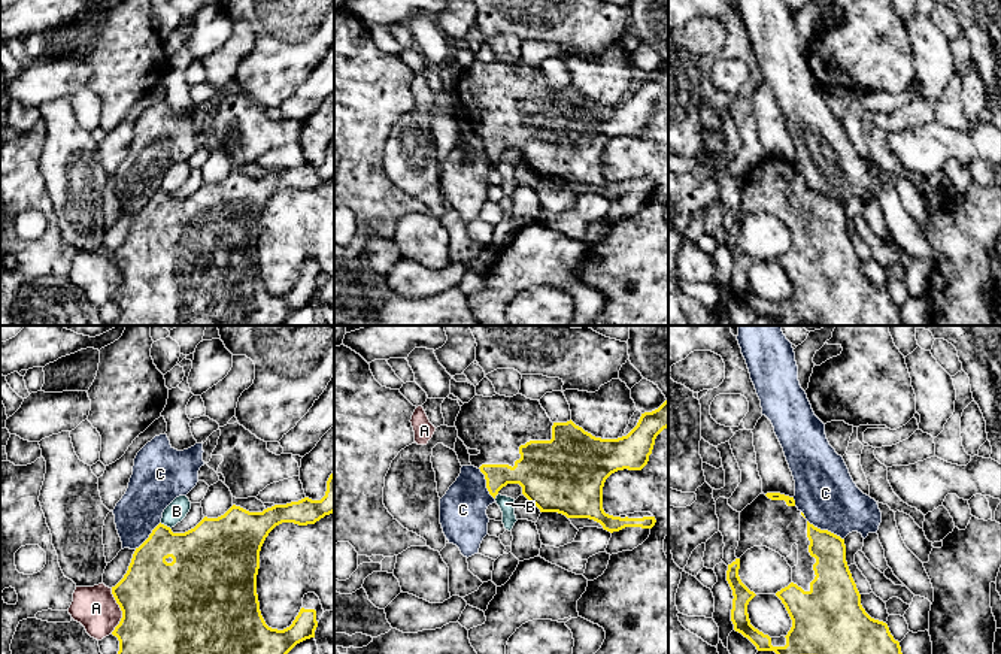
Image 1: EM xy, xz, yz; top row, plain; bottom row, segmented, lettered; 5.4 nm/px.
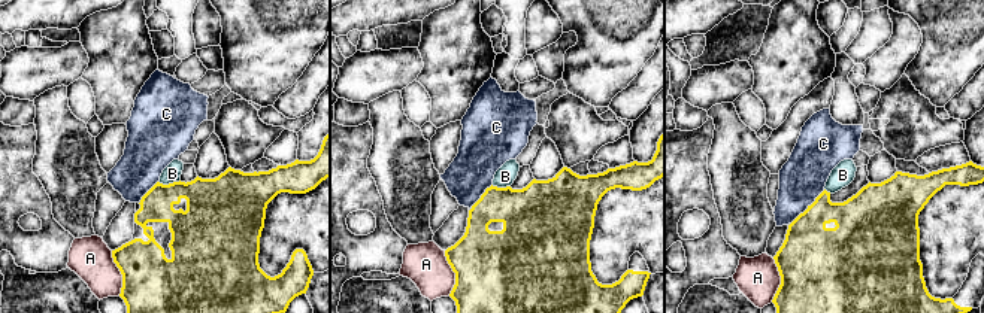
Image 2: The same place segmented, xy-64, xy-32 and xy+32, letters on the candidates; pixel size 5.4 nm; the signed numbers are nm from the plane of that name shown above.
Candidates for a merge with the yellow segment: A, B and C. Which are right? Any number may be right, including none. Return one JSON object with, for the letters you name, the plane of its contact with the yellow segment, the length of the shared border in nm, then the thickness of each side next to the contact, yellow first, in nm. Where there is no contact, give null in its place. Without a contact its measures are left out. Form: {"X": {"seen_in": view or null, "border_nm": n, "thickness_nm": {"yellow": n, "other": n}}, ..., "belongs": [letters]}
{"belongs": []}

